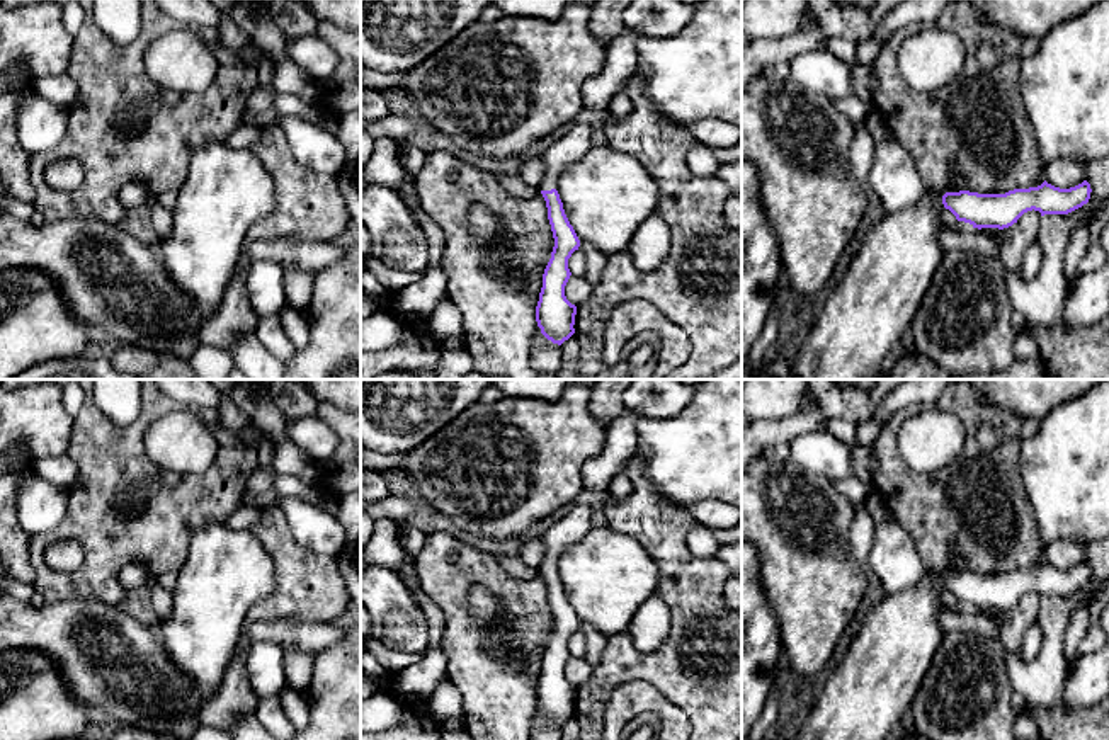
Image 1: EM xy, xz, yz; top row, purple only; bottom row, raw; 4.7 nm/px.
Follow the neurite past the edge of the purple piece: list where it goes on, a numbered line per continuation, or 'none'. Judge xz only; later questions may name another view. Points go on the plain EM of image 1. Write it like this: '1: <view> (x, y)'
1: xz (567, 531)

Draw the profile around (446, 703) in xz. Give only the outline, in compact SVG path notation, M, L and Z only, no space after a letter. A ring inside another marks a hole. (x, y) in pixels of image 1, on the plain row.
M447 675L429 697L429 709L442 731L463 730L463 696Z

